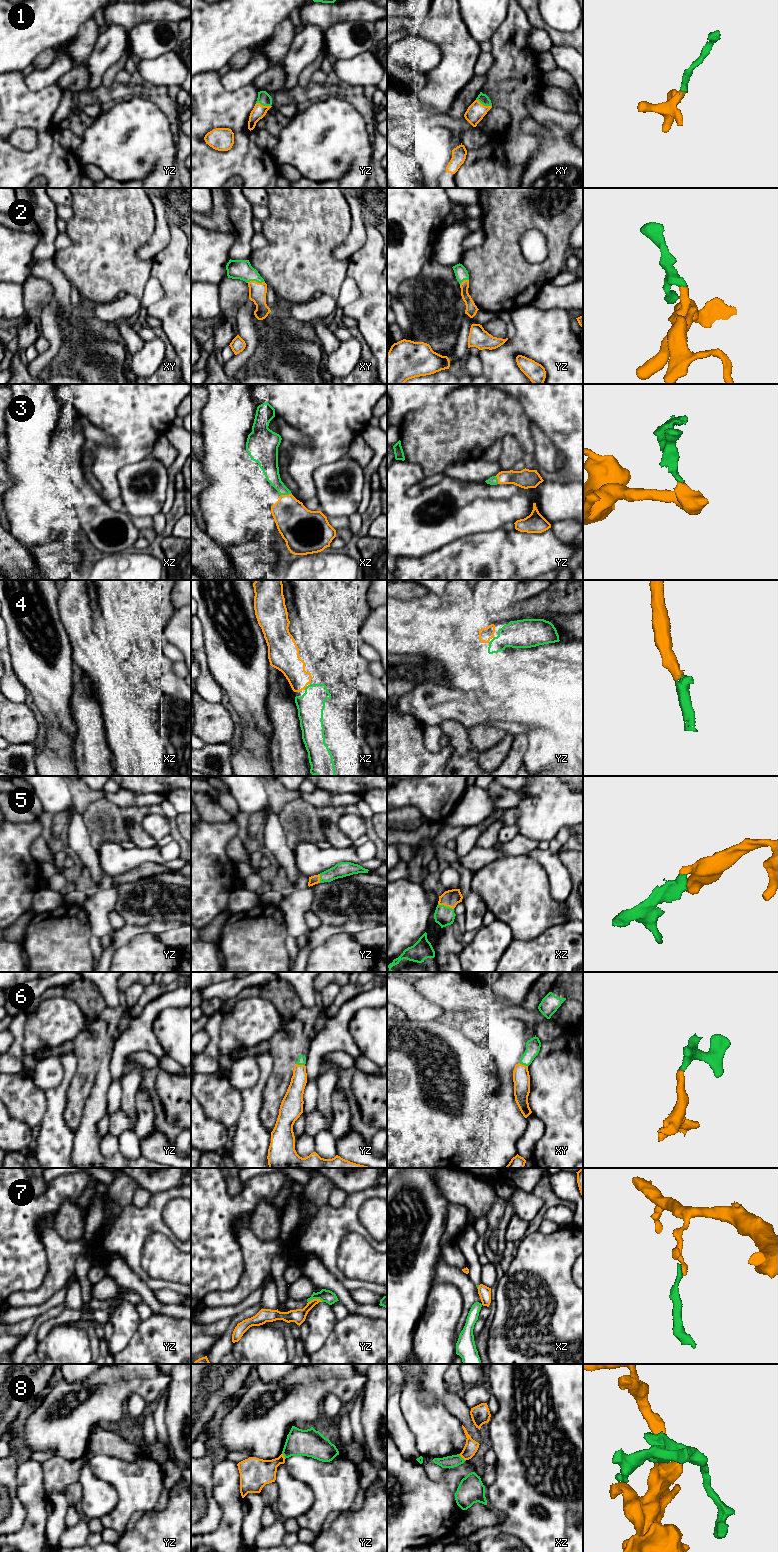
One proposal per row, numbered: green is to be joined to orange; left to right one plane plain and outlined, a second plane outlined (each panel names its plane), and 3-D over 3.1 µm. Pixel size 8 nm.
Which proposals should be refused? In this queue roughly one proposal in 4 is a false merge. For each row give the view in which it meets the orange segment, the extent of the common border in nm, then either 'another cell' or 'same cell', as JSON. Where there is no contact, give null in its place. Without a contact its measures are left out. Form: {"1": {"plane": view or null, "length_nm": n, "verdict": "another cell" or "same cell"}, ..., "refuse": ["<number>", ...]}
{"1": {"plane": "xy", "length_nm": 140, "verdict": "same cell"}, "2": {"plane": "xy", "length_nm": 140, "verdict": "same cell"}, "3": {"plane": "xz", "length_nm": 100, "verdict": "same cell"}, "4": {"plane": "xz", "length_nm": 40, "verdict": "same cell"}, "5": {"plane": "xz", "length_nm": 140, "verdict": "same cell"}, "6": {"plane": "yz", "length_nm": 70, "verdict": "same cell"}, "7": {"plane": "yz", "length_nm": 120, "verdict": "another cell"}, "8": {"plane": "xz", "length_nm": 80, "verdict": "another cell"}, "refuse": ["7", "8"]}

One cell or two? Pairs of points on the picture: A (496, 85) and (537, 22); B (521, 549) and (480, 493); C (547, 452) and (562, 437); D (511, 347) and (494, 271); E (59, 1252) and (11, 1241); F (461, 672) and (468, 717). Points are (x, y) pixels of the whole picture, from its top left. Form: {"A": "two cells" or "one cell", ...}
{"A": "two cells", "B": "two cells", "C": "two cells", "D": "two cells", "E": "two cells", "F": "two cells"}

